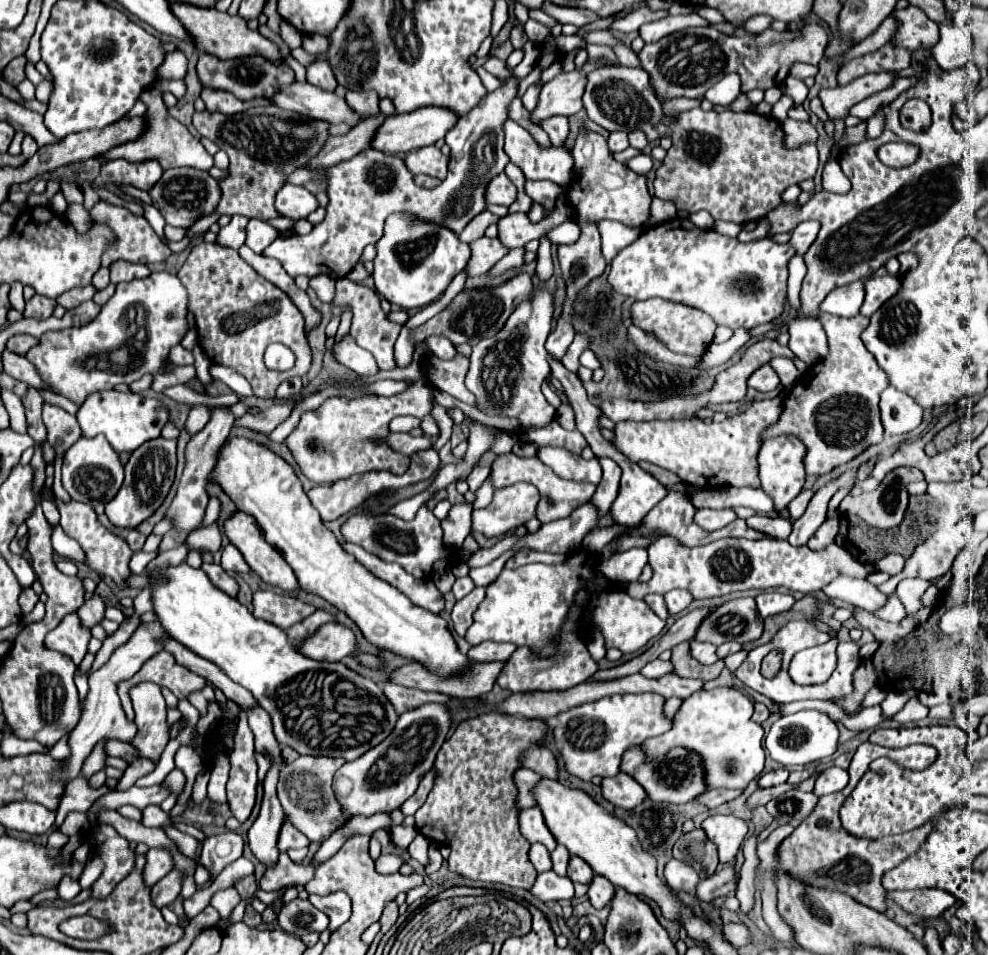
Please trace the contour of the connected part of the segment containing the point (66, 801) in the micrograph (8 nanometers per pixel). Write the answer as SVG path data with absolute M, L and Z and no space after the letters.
M79 775L77 779L73 779L73 783L69 783L69 789L65 791L63 799L61 799L61 805L59 805L59 811L57 811L57 821L55 826L59 828L61 823L65 821L67 813L69 811L89 811L89 805L93 799L101 797L109 793L107 787L101 787L101 789L93 789L89 785L89 779Z

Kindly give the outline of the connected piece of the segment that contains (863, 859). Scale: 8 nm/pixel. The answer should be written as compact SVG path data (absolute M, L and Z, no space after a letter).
M875 743L859 745L859 749L857 749L857 753L853 756L848 768L849 785L841 793L821 797L815 811L805 819L805 823L801 823L781 843L781 847L779 847L781 863L777 867L777 871L789 871L793 877L801 879L803 883L815 885L815 887L845 891L847 895L851 895L859 903L863 903L863 905L867 905L867 907L871 907L879 913L887 911L887 905L885 905L887 891L881 885L881 875L885 871L893 869L895 865L899 865L913 851L917 851L919 845L929 835L931 825L919 827L919 829L903 833L903 835L883 837L883 839L857 839L857 837L849 835L841 827L841 821L839 821L841 803L857 787L857 783L861 781L861 777L865 775L867 767L869 767L869 763L875 761L877 757L885 757L885 755L889 755L893 761L897 761L899 765L903 765L907 769L925 769L937 759L937 751L929 745L909 745L909 747L903 747L903 749L887 749L887 751L885 751L885 747L875 745Z

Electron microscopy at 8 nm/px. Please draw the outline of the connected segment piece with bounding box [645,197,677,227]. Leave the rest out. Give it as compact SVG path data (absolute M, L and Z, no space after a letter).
M653 197L653 205L651 205L651 219L645 223L647 227L651 225L659 225L663 221L669 221L677 215L677 209L671 201L663 201L663 199L657 199Z

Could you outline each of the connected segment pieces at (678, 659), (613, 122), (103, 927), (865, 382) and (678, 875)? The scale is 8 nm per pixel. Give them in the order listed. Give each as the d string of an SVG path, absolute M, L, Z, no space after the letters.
M679 643L677 647L673 647L673 657L671 663L677 671L677 675L684 678L703 679L703 681L711 681L717 679L725 667L723 661L717 661L715 665L701 665L697 663L691 655L689 655L689 643Z
M607 65L591 71L587 75L587 85L583 93L583 107L591 121L607 131L629 131L639 129L645 133L649 143L665 137L667 127L663 125L663 107L649 85L649 77L641 69L631 69L623 65Z
M90 915L72 917L59 925L65 935L73 939L99 939L101 935L110 932L111 927L107 922L98 920Z
M821 313L819 321L829 339L829 355L817 365L811 365L797 379L785 395L781 419L763 435L763 439L783 433L797 435L807 445L807 475L831 473L835 467L855 459L867 447L883 441L879 395L889 385L885 371L881 371L861 341L861 333L869 325L867 317L855 315L851 319L843 319Z
M671 859L665 865L665 879L673 889L685 891L685 893L693 893L699 883L699 877L693 871L693 867L689 867L687 863L681 863L677 859Z

